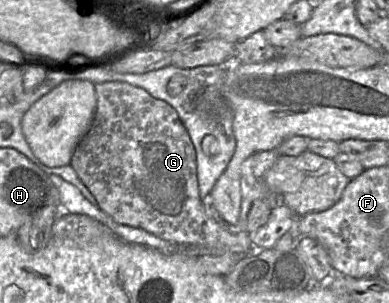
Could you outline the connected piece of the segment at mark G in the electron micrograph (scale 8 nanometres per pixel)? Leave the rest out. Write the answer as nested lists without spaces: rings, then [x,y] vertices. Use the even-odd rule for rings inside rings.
[[[119,81],[94,85],[97,107],[90,129],[79,142],[70,165],[98,203],[98,207],[120,224],[141,228],[161,239],[179,244],[203,245],[244,255],[256,249],[250,232],[226,230],[206,212],[199,196],[196,151],[176,110],[152,97],[143,88]]]

